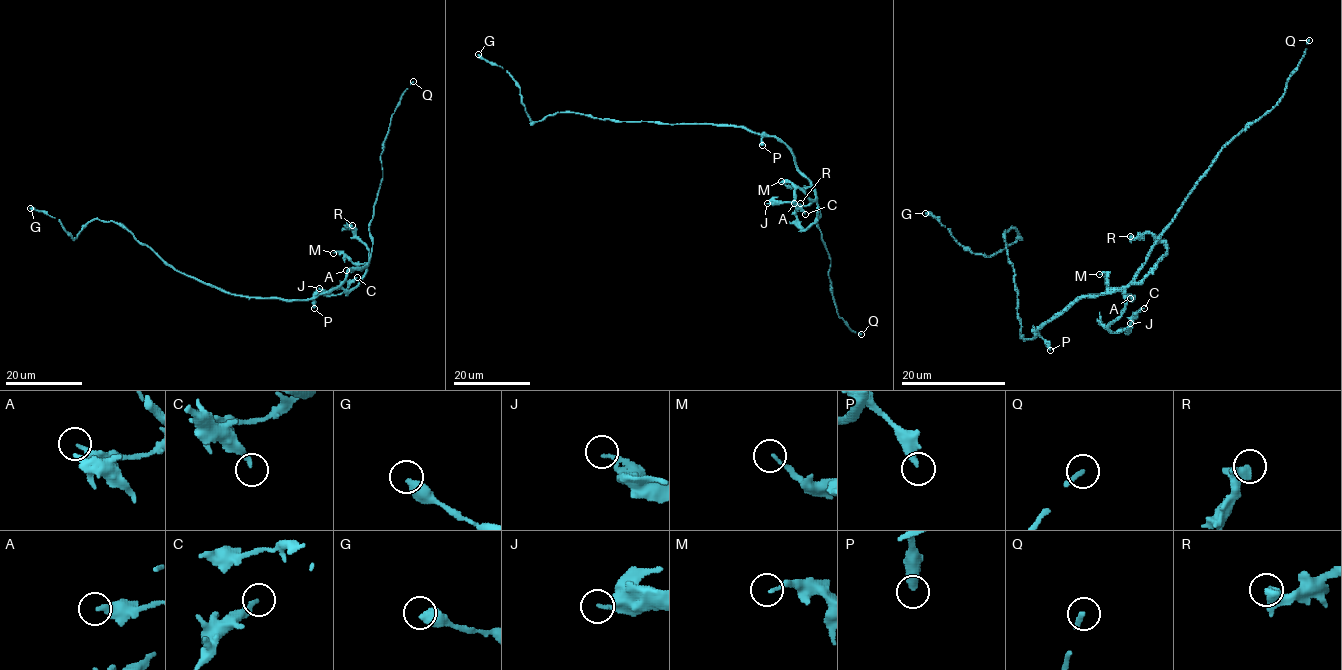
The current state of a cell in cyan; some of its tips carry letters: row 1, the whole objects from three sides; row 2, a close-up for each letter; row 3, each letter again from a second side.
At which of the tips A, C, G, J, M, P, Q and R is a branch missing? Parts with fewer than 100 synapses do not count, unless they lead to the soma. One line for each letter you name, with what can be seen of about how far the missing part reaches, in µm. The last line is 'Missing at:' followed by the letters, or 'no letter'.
Q: Missing length about 110 µm
Missing at: Q

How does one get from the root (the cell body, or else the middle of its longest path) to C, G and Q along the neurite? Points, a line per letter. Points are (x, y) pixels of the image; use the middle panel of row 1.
C: (750, 132), (777, 137), (791, 152), (815, 196), (811, 200), (795, 190), (794, 203), (805, 214)
G: (750, 132), (726, 125), (612, 121), (574, 113), (556, 113), (531, 121), (510, 74), (478, 54)
Q: (750, 132), (780, 139), (809, 180), (820, 211), (817, 225), (831, 259), (829, 278), (837, 313), (861, 334)

